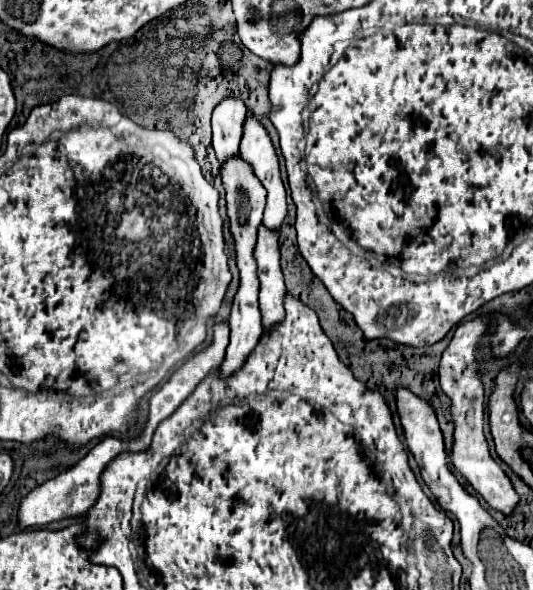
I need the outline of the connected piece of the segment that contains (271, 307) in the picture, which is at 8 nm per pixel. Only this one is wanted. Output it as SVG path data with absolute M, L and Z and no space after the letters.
M260 226L260 240L256 244L256 260L260 272L260 310L262 324L270 328L284 320L284 276L280 270L280 248L278 248L278 232L268 232Z

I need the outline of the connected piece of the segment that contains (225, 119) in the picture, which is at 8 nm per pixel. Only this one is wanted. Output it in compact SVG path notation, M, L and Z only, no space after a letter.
M224 98L212 114L212 144L220 164L240 154L242 128L246 122L246 106L240 98Z

